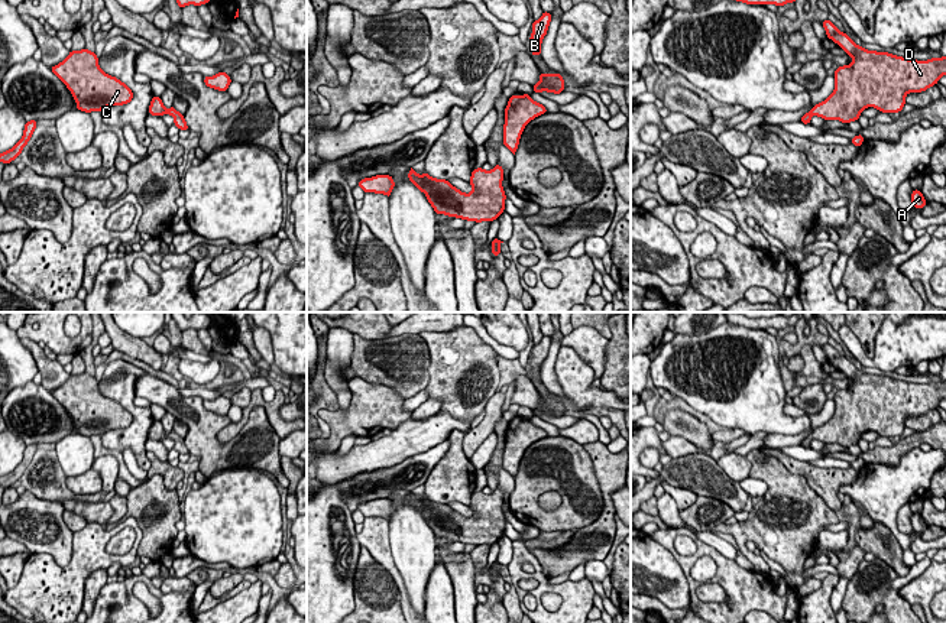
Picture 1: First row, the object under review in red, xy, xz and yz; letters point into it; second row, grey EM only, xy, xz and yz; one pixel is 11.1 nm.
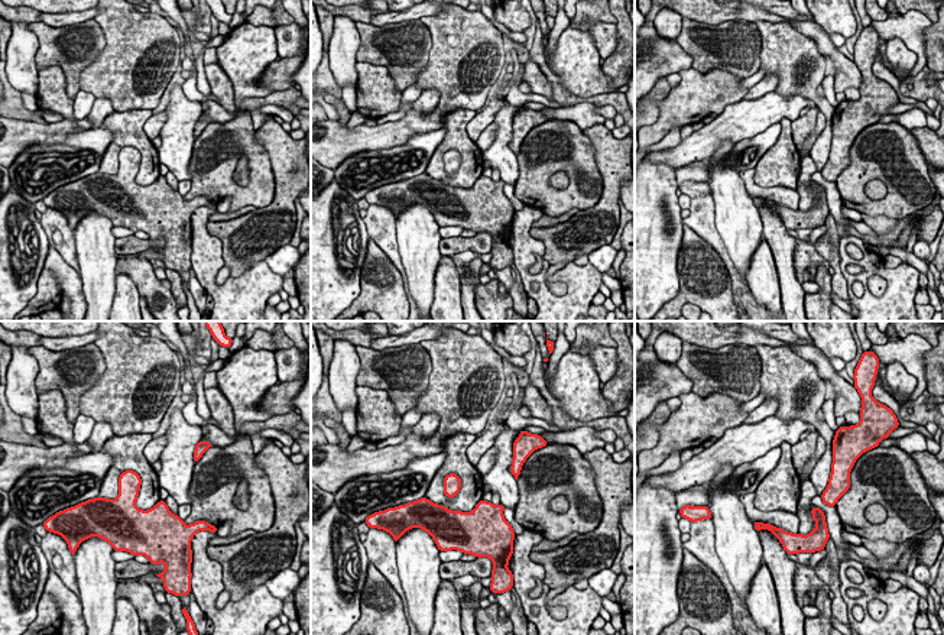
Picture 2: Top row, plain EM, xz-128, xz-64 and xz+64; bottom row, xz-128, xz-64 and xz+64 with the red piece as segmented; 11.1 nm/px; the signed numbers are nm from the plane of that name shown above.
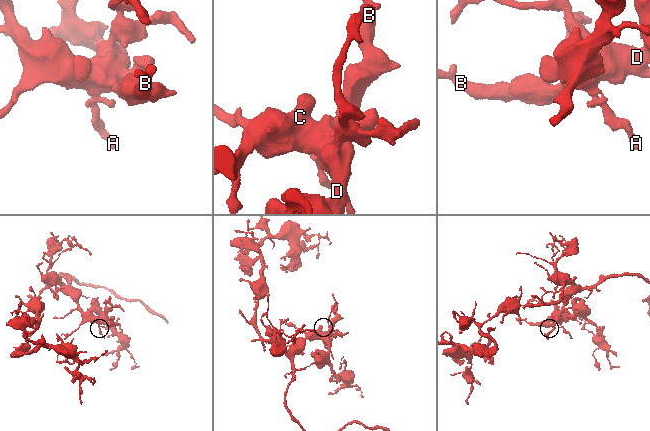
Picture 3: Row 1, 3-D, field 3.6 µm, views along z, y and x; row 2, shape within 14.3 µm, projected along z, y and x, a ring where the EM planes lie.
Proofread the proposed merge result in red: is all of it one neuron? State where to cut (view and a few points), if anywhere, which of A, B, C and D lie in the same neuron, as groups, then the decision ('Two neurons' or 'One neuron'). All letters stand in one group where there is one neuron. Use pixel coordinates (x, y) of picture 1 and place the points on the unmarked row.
No split. Groups: A B C D. One neuron

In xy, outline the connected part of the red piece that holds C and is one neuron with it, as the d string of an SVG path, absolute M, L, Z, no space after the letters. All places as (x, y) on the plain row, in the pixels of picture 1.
M85 371L71 374L51 393L71 415L77 434L103 435L110 429L127 428L133 422L133 415L116 400L103 396L95 376Z

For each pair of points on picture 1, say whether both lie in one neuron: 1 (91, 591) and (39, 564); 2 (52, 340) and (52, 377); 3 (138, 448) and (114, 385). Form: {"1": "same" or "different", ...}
{"1": "different", "2": "different", "3": "same"}

